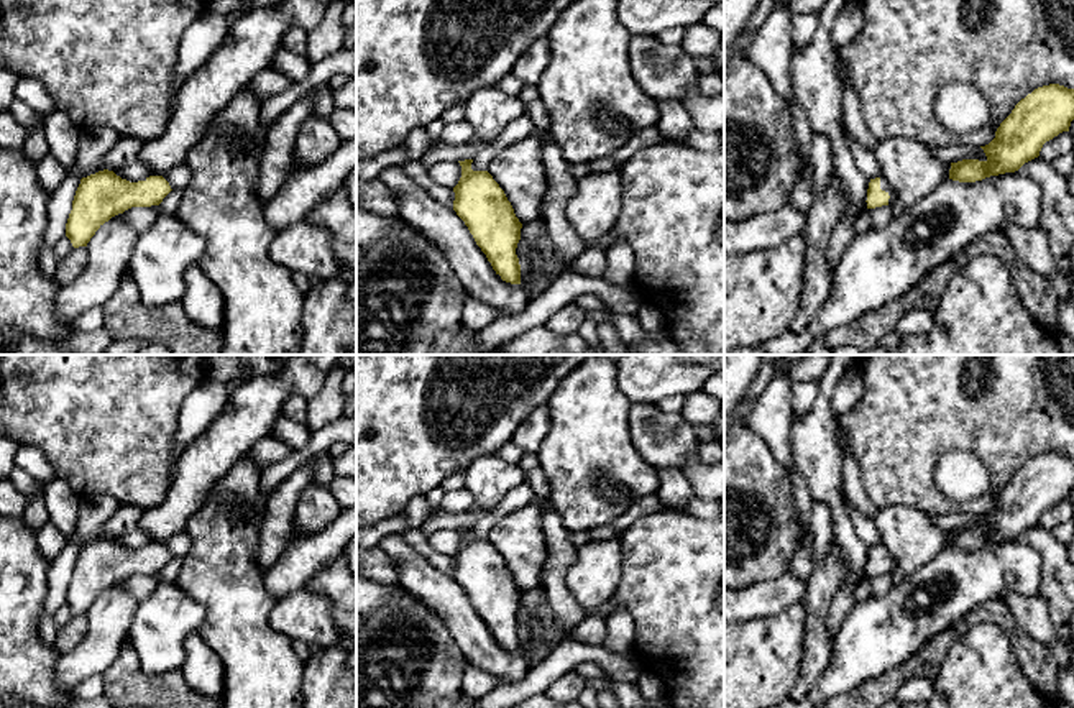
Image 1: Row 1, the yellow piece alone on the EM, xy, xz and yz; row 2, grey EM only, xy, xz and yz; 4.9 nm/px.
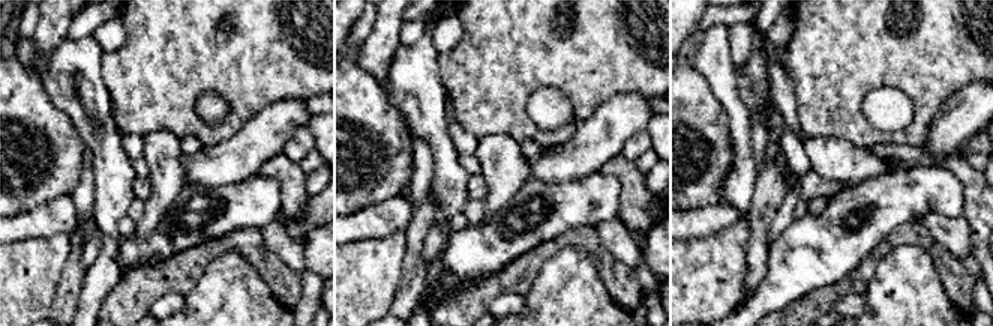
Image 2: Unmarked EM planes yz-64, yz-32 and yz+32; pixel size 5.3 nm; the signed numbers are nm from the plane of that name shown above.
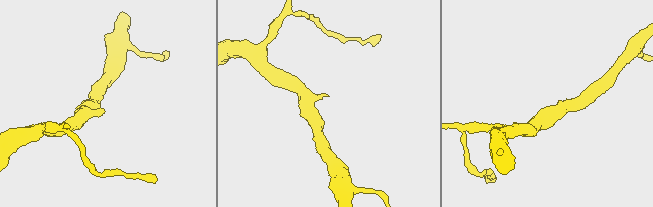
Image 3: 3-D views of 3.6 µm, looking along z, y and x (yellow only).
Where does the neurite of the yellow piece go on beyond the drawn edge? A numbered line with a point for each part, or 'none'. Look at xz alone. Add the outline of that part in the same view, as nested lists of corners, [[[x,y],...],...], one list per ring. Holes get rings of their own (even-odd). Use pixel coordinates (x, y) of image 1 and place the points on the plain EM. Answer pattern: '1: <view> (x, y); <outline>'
none

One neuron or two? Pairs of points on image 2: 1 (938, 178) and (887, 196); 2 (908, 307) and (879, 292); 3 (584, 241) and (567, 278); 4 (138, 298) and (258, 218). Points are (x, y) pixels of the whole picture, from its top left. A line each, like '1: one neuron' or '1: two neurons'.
1: one neuron
2: one neuron
3: two neurons
4: two neurons

